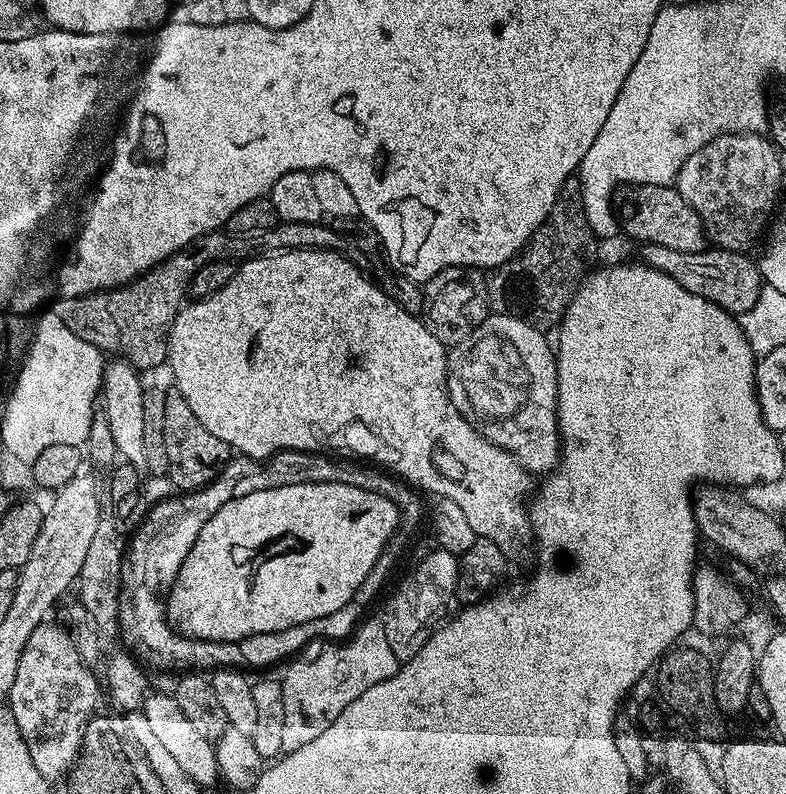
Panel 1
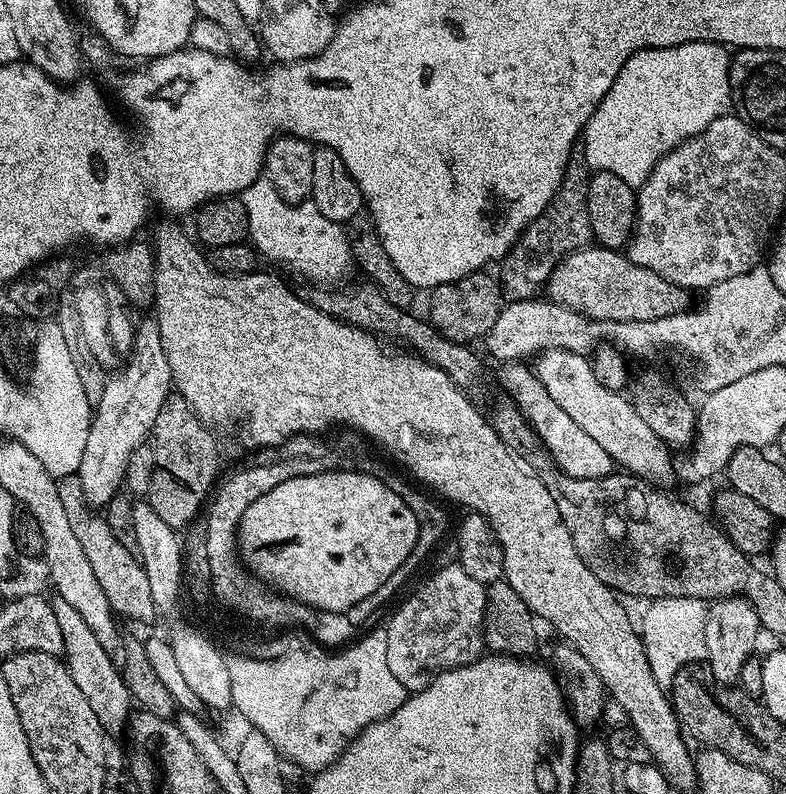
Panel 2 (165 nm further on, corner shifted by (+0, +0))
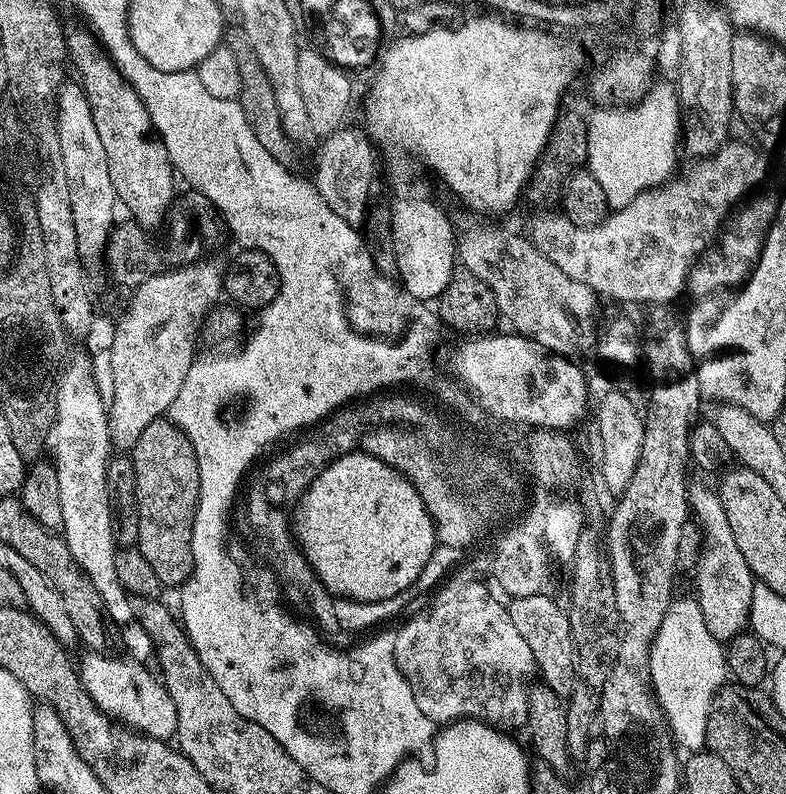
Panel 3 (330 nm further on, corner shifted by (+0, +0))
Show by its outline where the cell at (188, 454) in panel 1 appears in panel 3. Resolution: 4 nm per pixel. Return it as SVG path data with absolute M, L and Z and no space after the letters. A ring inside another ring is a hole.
M171 419L150 422L130 450L136 479L136 513L138 538L135 547L150 562L150 570L161 585L182 586L192 576L194 555L191 554L192 527L199 504L198 457L190 438Z

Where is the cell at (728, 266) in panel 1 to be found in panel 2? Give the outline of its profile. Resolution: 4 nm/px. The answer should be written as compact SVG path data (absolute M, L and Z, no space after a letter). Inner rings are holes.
M589 246L572 252L552 271L546 285L546 296L554 304L561 304L593 322L650 322L654 318L666 318L670 314L687 312L690 307L689 289L680 288L674 282L660 276L654 270L636 265L623 251L614 248Z

